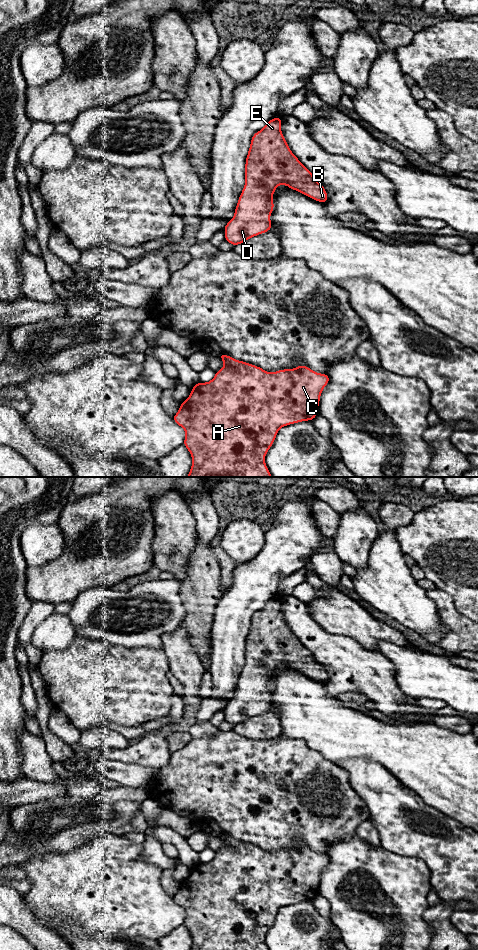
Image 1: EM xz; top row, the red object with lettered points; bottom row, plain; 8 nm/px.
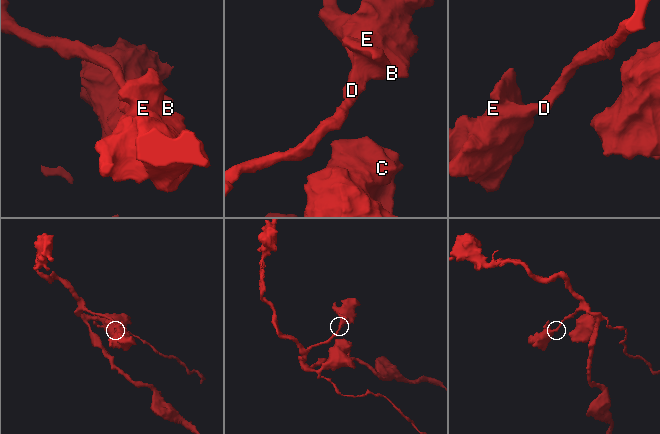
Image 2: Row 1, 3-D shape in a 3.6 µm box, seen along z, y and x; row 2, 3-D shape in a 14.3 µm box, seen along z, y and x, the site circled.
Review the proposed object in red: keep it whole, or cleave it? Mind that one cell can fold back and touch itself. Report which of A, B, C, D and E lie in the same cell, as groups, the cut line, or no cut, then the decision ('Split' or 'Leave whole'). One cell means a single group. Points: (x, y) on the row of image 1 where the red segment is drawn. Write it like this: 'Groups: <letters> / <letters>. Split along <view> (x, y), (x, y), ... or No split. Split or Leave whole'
Groups: A B C D E. No split. Leave whole

